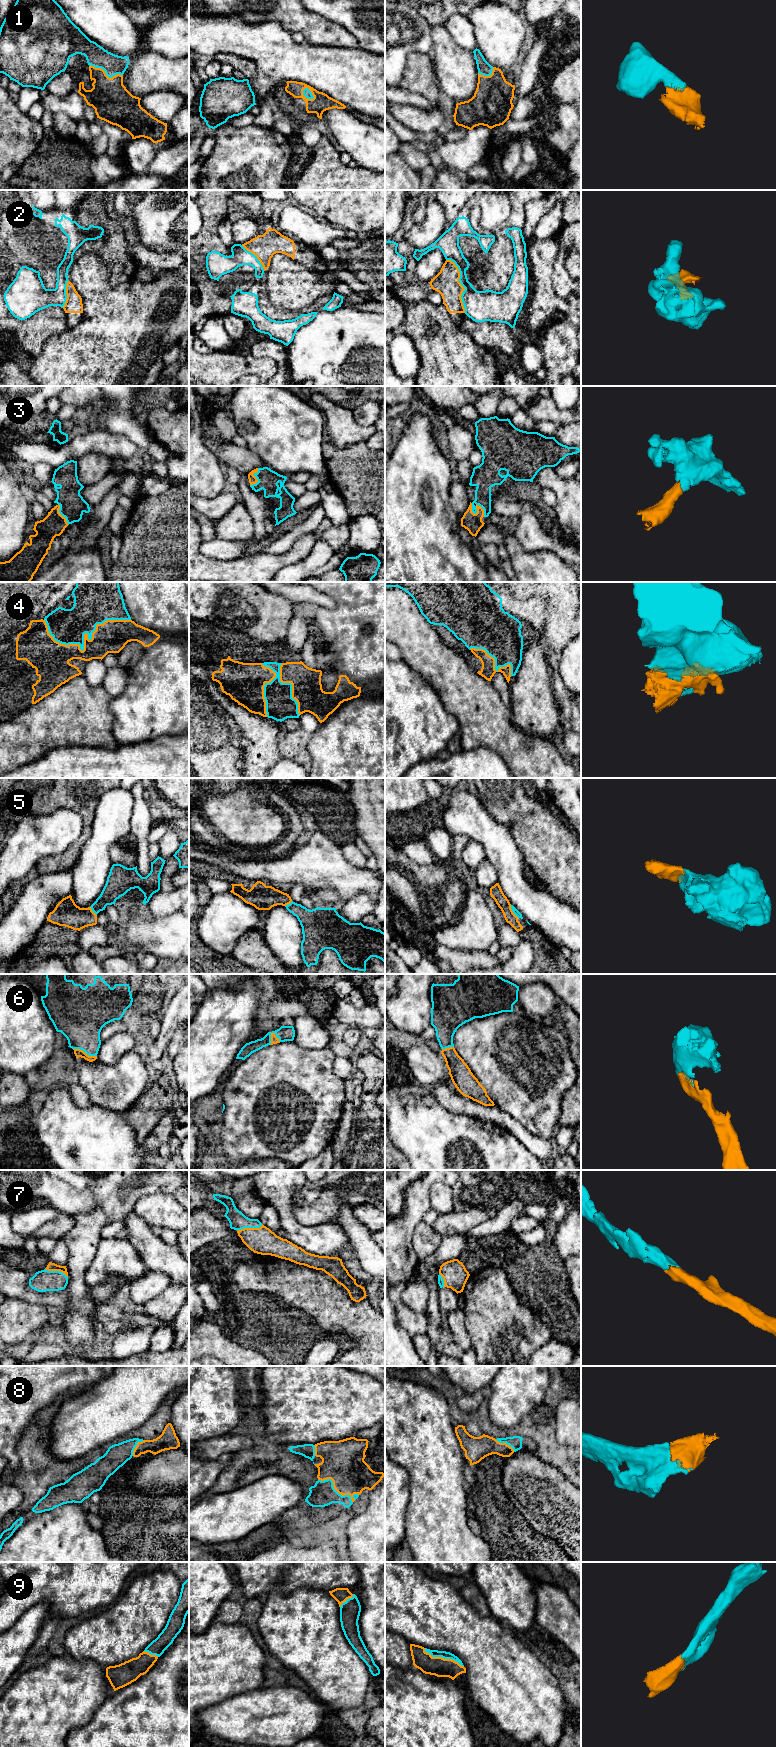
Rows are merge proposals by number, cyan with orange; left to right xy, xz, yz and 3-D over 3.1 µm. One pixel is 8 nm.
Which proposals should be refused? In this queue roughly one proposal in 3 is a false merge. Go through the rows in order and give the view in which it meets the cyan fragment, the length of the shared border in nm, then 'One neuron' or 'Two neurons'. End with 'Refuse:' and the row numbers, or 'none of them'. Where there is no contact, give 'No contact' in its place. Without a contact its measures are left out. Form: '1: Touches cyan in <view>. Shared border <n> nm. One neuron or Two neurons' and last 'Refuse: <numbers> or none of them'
1: Touches cyan in xy. Shared border 280 nm. One neuron
2: Touches cyan in yz. Shared border 460 nm. Two neurons
3: Touches cyan in yz. Shared border 160 nm. One neuron
4: Touches cyan in xy. Shared border 700 nm. One neuron
5: Touches cyan in yz. Shared border 120 nm. One neuron
6: Touches cyan in xz. Shared border 110 nm. One neuron
7: Touches cyan in xz. Shared border 220 nm. One neuron
8: Touches cyan in xz. Shared border 360 nm. One neuron
9: Touches cyan in yz. Shared border 360 nm. One neuron
Refuse: 2

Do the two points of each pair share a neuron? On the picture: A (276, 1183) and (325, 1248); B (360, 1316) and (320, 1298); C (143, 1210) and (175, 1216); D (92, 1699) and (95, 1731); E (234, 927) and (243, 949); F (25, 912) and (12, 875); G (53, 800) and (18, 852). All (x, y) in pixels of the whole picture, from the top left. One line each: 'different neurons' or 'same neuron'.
A: same neuron
B: same neuron
C: same neuron
D: different neurons
E: different neurons
F: different neurons
G: different neurons

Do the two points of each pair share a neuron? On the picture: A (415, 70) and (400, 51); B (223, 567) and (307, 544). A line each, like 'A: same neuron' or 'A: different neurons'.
A: different neurons
B: same neuron

